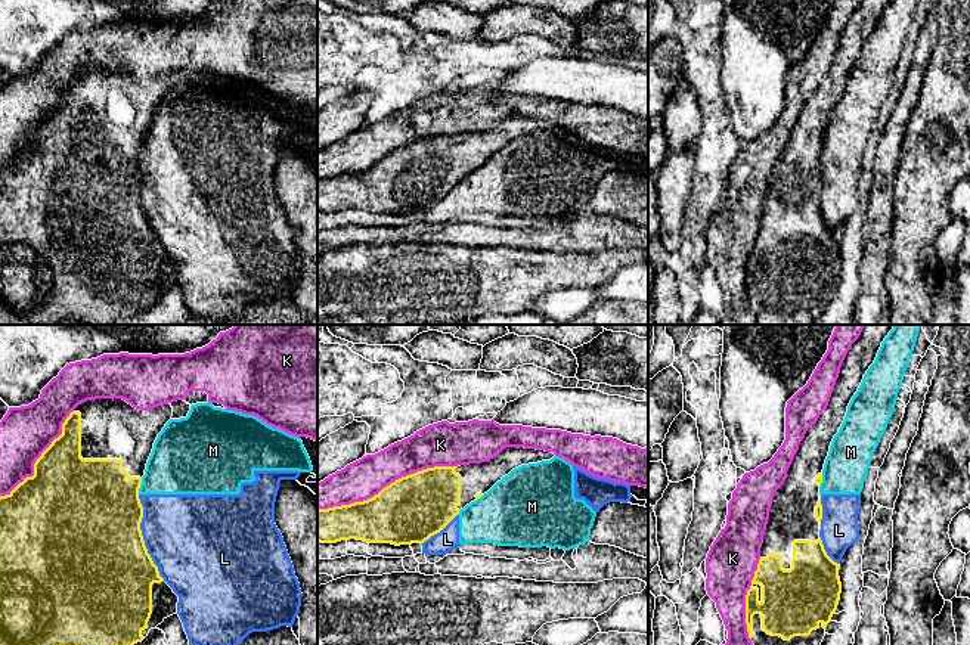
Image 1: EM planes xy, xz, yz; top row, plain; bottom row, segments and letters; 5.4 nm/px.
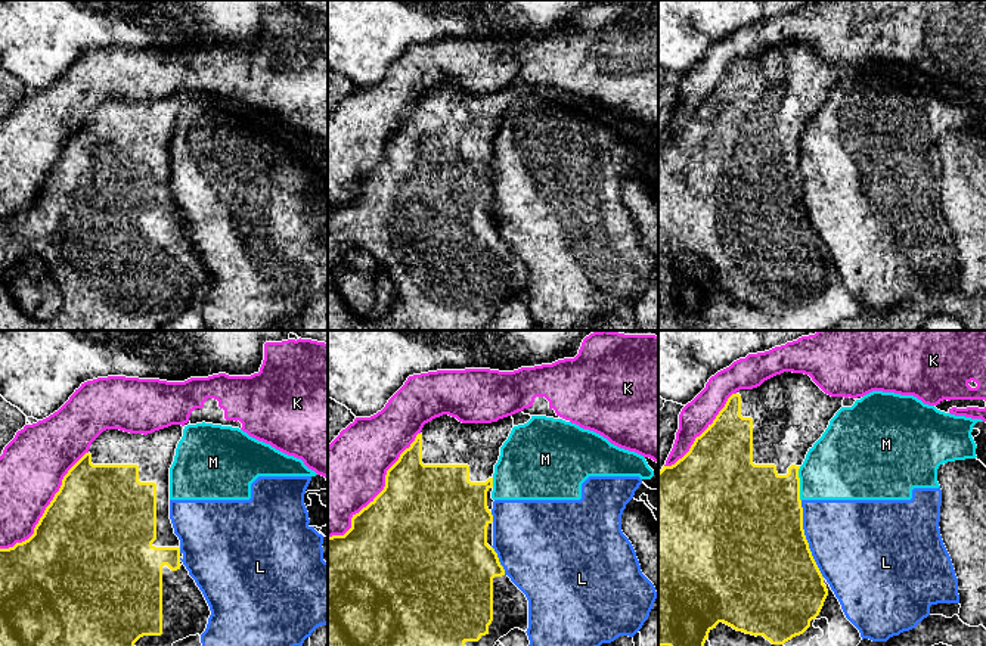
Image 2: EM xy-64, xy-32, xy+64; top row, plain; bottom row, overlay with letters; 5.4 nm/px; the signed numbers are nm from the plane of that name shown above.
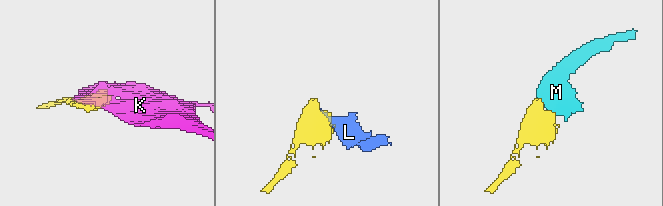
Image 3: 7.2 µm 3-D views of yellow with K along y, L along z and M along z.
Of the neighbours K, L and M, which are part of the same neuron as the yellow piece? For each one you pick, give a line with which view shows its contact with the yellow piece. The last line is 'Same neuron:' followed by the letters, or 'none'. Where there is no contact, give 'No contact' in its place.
Same neuron: none

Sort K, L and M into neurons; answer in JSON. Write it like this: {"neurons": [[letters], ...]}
{"neurons": [["K"], ["L", "M"]]}

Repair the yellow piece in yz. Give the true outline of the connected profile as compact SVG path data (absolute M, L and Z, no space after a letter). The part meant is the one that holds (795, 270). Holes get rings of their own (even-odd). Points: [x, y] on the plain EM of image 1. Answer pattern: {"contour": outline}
{"contour": "M862 0L852 13L842 32L827 78L806 100L784 154L775 161L763 202L760 229L746 264L746 294L757 325L814 325L837 279L842 263L840 235L827 224L819 207L822 139L847 75L889 1Z"}

